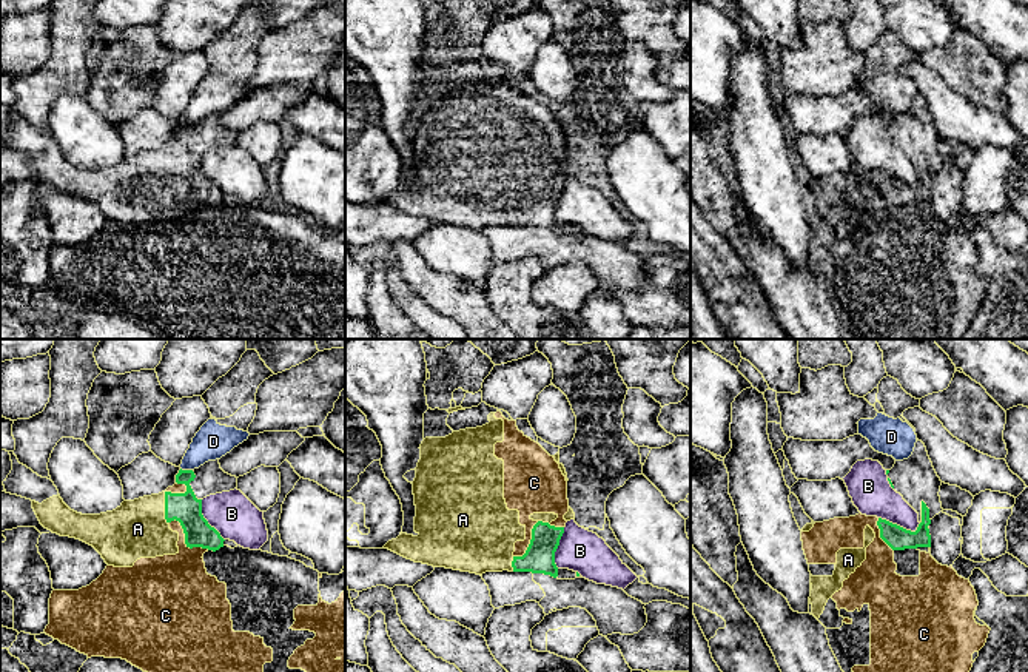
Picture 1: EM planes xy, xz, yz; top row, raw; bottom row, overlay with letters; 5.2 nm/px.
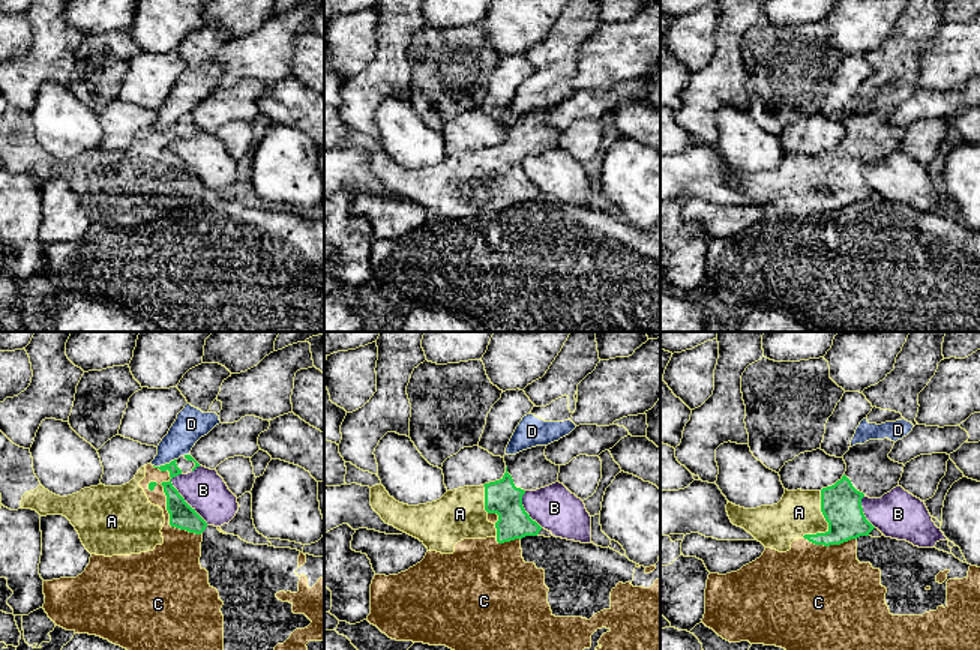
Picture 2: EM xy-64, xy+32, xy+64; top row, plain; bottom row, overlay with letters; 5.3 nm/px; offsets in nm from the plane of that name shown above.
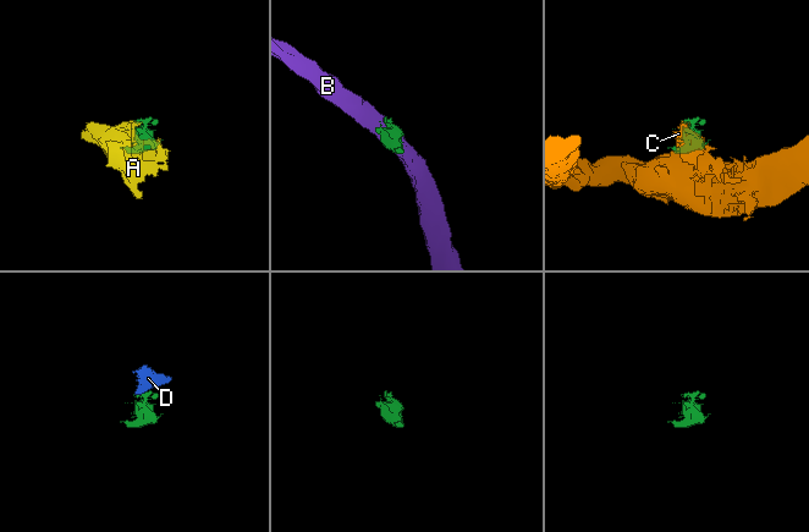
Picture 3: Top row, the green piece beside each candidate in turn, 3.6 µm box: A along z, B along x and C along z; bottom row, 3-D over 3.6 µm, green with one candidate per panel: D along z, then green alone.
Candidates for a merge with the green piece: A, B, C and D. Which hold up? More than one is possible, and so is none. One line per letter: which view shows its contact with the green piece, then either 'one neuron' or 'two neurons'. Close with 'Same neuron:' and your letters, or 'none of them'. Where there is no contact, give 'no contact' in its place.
A: meets green in xy; one neuron
B: meets green in yz; two neurons
C: meets green in xy; two neurons
D: meets green in xy; two neurons
Same neuron: A

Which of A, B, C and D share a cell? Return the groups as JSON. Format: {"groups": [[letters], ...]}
{"groups": [["A"], ["B"], ["C"], ["D"]]}

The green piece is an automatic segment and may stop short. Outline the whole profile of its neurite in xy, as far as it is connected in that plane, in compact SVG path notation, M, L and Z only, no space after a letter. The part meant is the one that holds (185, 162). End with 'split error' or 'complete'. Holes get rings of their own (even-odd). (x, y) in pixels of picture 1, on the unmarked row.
M9 106L9 109L12 125L3 136L6 148L31 154L32 163L45 183L60 191L76 193L92 200L108 220L133 222L140 213L179 208L179 188L170 183L170 177L174 174L179 176L183 183L186 202L202 202L213 207L223 202L225 194L202 170L203 153L237 143L237 133L225 128L220 123L219 114L208 116L194 125L180 123L176 129L176 137L186 140L185 148L162 146L134 156L123 156L122 160L113 166L82 170L71 165L63 157L51 134L42 133L26 120L20 119L14 106Z; split error

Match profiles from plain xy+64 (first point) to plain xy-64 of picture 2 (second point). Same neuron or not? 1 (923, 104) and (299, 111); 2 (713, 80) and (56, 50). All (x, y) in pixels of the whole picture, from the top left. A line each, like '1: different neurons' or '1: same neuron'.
1: different neurons
2: same neuron

